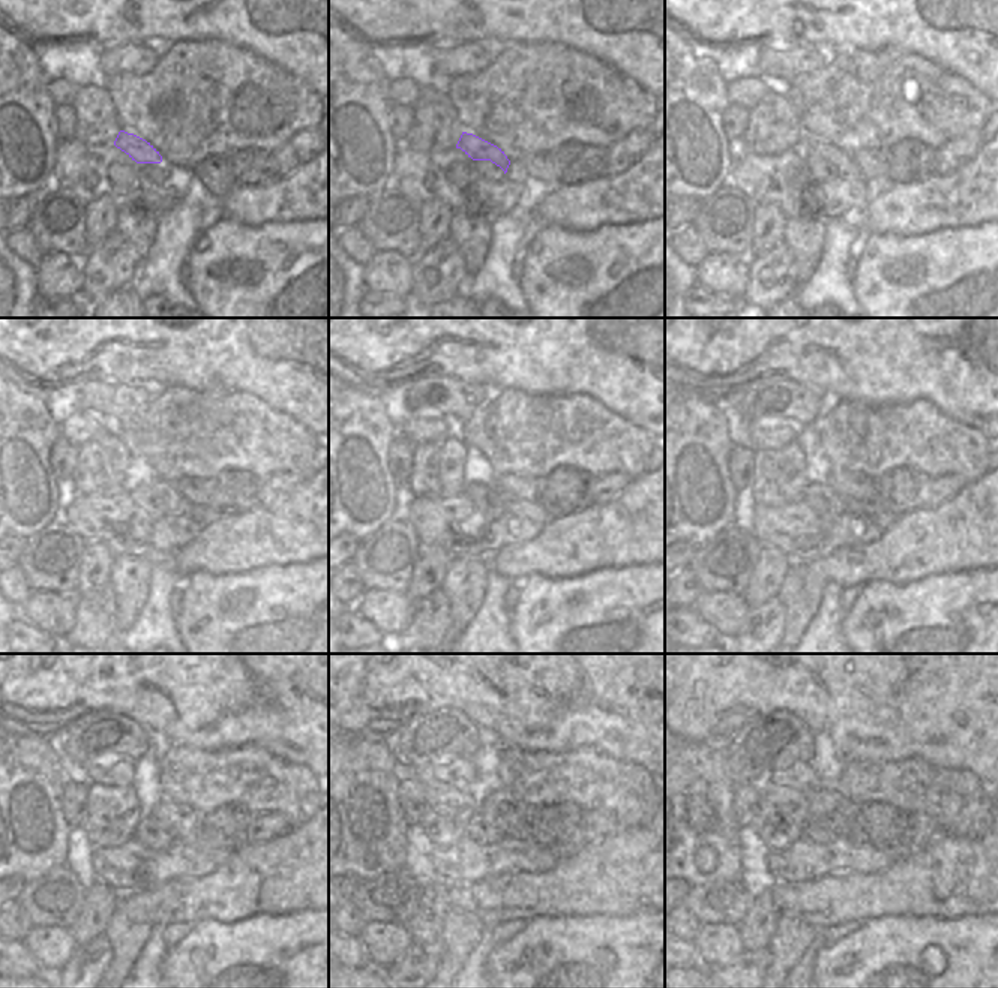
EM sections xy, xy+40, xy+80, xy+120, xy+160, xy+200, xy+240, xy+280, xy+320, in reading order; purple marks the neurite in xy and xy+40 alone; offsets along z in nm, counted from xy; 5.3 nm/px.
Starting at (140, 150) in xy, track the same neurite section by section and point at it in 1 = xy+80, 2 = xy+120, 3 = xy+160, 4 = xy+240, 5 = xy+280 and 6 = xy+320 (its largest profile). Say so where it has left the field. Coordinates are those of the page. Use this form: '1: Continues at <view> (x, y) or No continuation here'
1: Continues at xy+80 (842, 162)
2: Continues at xy+120 (174, 504)
3: Continues at xy+160 (532, 510)
4: Continues at xy+240 (218, 856)
5: Continues at xy+280 (560, 852)
6: Continues at xy+320 (901, 852)

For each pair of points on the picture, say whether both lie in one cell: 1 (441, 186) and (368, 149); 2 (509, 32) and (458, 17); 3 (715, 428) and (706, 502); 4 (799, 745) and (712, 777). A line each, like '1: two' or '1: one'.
1: two
2: one
3: one
4: two

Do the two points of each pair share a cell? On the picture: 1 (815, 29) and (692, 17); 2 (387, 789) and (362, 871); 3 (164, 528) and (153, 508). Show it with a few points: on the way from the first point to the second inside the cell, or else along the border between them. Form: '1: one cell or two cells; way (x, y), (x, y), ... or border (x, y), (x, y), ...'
1: one cell; way (785, 17), (722, 17)
2: one cell; way (363, 799), (348, 817), (348, 847)
3: two cells; border (131, 496), (155, 519), (167, 513)

